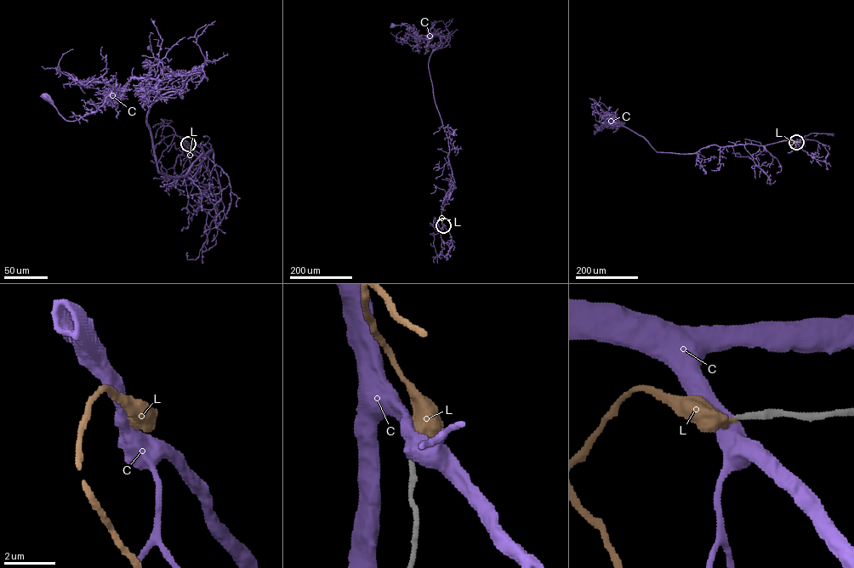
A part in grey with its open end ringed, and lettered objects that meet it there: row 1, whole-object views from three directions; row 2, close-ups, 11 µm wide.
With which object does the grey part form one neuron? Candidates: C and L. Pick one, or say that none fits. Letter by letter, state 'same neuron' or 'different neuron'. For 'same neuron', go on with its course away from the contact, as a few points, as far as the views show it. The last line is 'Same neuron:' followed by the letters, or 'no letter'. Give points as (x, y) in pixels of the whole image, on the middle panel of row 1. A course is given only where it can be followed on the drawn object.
C: different neuron
L: same neuron; it runs (443, 225), (442, 208)
Same neuron: L

